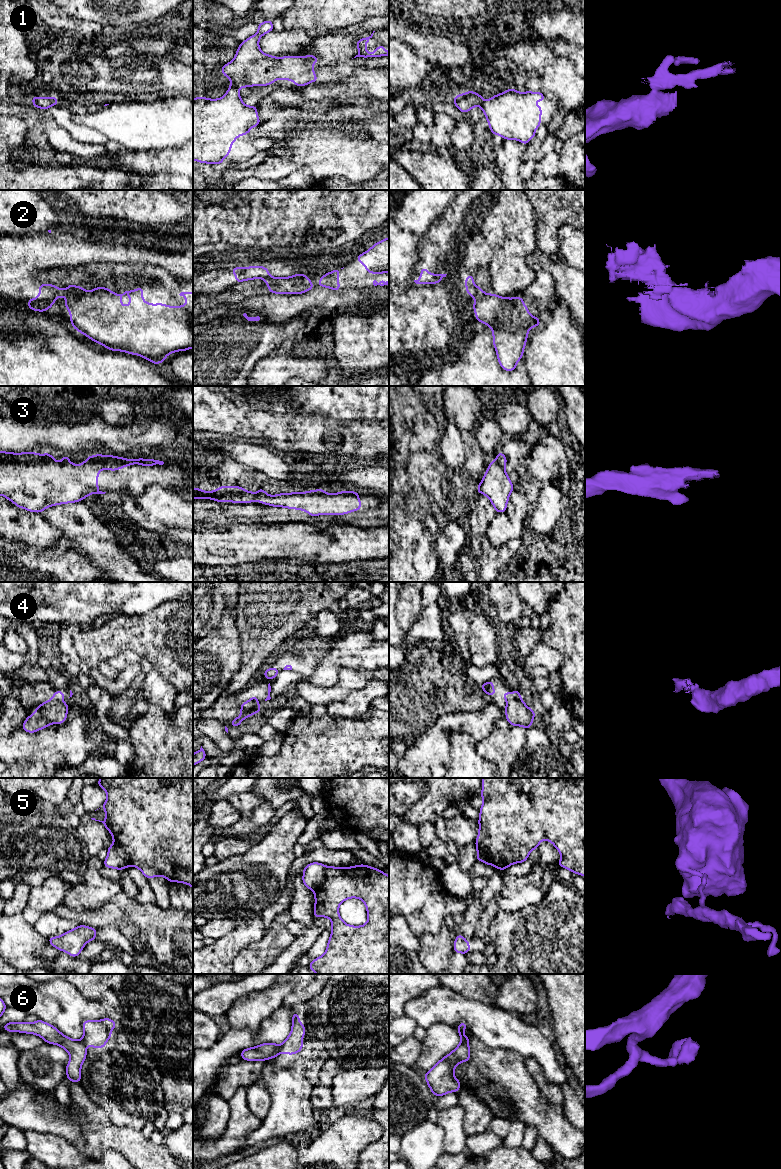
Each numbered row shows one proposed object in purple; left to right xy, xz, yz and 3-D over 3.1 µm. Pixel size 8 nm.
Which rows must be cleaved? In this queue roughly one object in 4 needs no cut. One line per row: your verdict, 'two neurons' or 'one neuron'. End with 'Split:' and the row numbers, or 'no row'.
1: two neurons
2: two neurons
3: one neuron
4: two neurons
5: two neurons
6: two neurons
Split: 1, 2, 4, 5, 6

